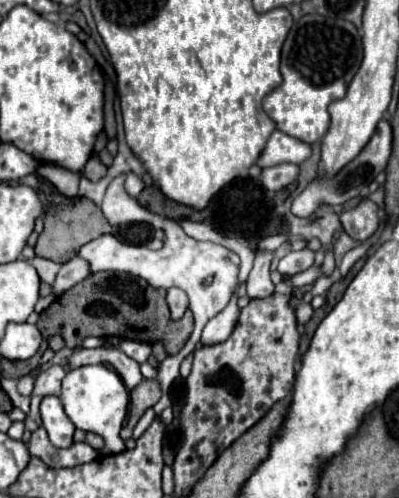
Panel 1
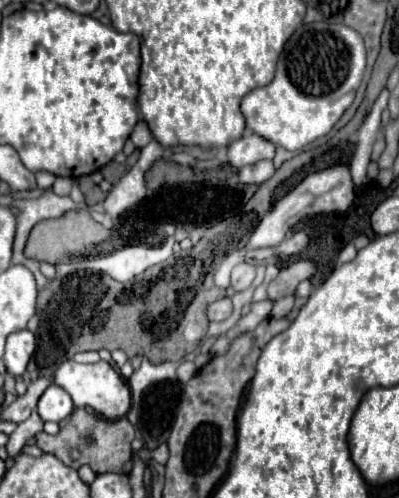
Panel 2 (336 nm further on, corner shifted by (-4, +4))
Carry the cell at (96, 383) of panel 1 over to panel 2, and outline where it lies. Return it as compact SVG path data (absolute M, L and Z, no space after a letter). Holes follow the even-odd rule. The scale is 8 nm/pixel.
M67 360L65 366L57 368L55 384L69 392L77 408L89 406L93 412L103 416L103 420L119 420L131 408L131 390L127 380L123 380L121 374L105 360L99 360L95 364L79 364L75 360Z

